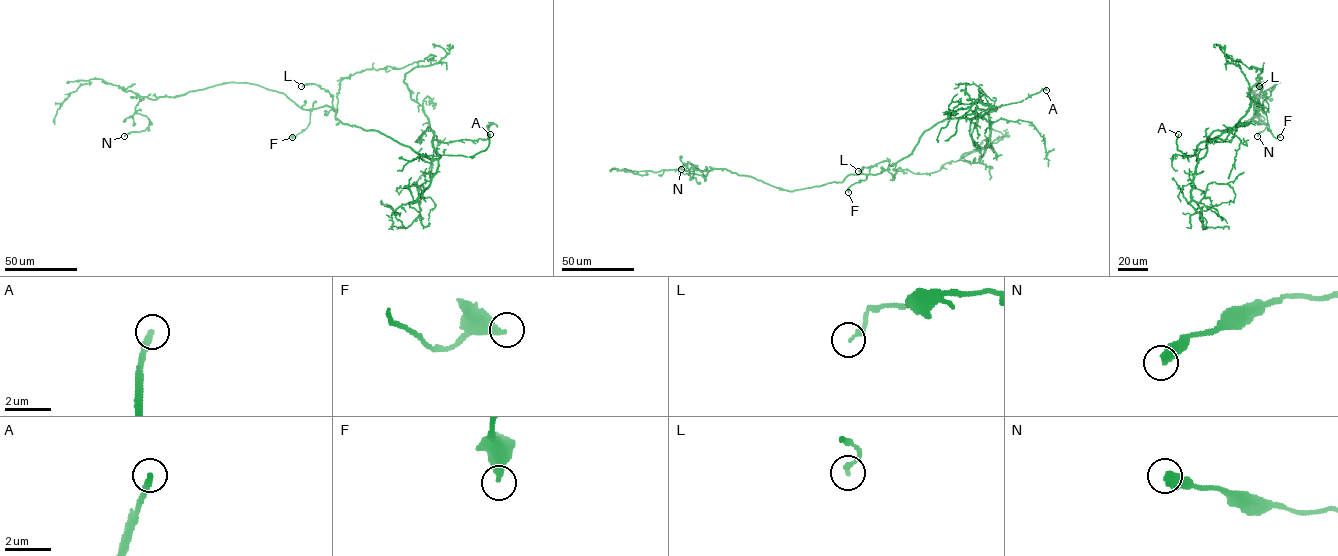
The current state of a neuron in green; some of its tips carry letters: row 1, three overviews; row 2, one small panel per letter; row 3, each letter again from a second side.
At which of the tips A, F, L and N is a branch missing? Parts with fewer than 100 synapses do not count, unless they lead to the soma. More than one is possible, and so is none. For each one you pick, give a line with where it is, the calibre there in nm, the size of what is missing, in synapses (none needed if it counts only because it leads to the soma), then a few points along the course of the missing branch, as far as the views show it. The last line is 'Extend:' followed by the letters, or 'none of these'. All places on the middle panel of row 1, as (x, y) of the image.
A: place (1046, 90); calibre 280 nm; course (1046, 90), (1054, 94), (1061, 92)
Extend: A

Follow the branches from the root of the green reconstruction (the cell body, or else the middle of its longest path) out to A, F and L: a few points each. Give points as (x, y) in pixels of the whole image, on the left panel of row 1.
A: (335, 112), (335, 117), (344, 124), (379, 131), (431, 158), (442, 155), (472, 156), (486, 148), (490, 134)
F: (335, 112), (325, 105), (312, 108), (308, 126), (292, 137)
L: (335, 112), (328, 91), (316, 84), (301, 86)

